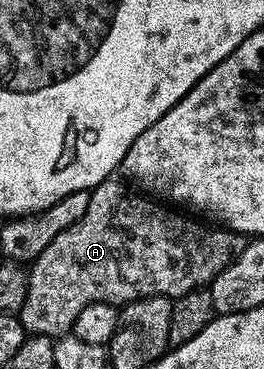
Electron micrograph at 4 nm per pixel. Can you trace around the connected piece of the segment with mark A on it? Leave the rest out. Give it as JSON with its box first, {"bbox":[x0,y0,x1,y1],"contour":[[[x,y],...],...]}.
{"bbox":[17,179,244,339],"contour":[[[108,179],[90,190],[91,198],[85,215],[81,215],[73,227],[65,227],[65,231],[61,231],[61,235],[57,235],[57,239],[53,239],[53,243],[49,243],[49,247],[45,247],[45,251],[30,262],[25,303],[21,303],[17,314],[29,335],[55,339],[66,334],[74,326],[77,315],[81,315],[89,303],[107,301],[110,305],[122,307],[137,299],[174,299],[194,289],[210,286],[211,280],[221,275],[228,263],[241,255],[244,234],[232,233],[226,227],[210,229],[191,217],[182,217],[166,209],[163,206],[166,204],[136,191],[130,184],[115,180]]]}

